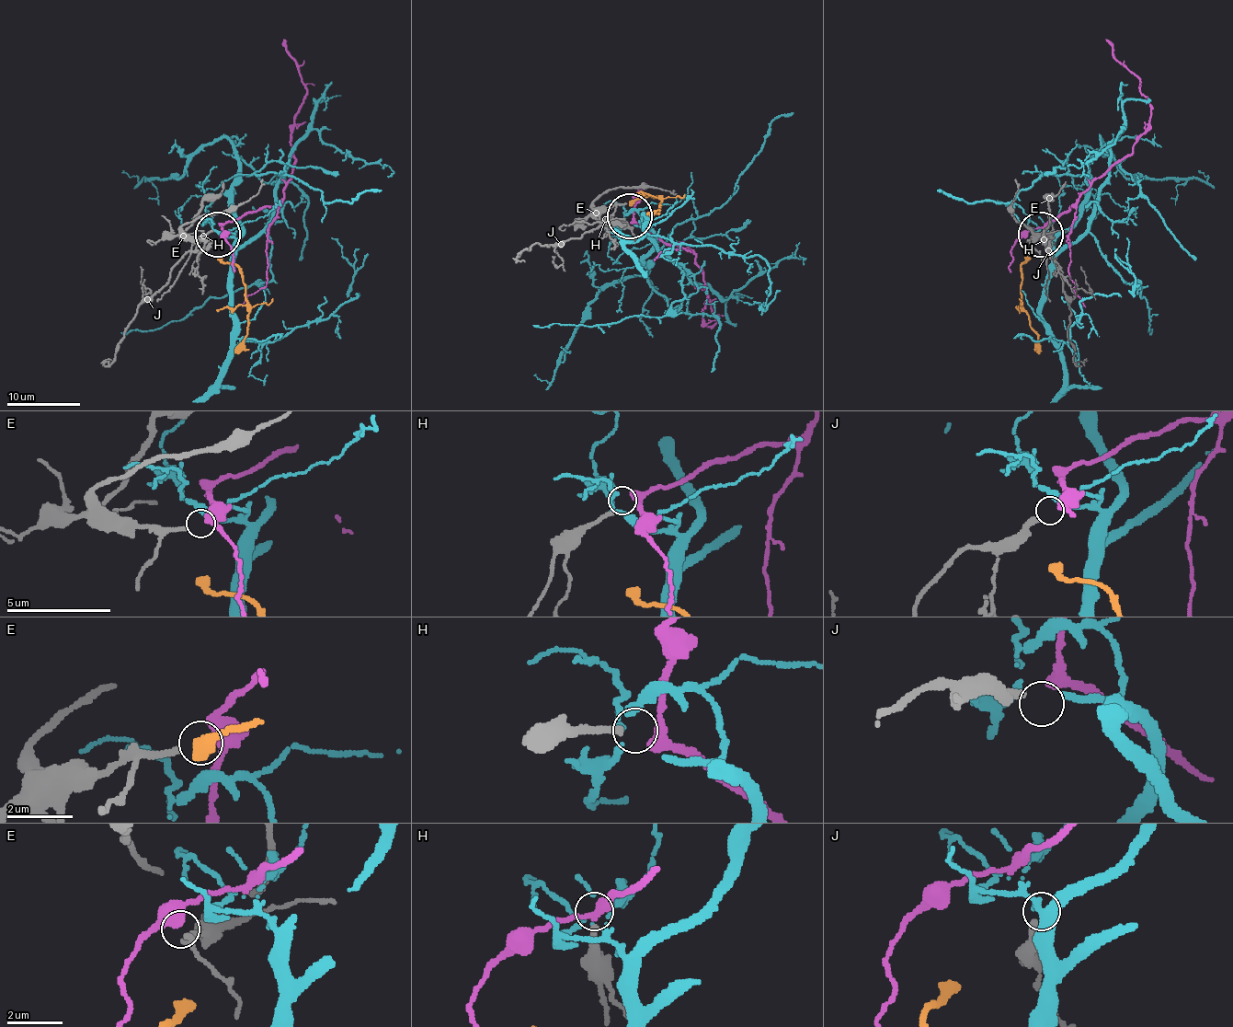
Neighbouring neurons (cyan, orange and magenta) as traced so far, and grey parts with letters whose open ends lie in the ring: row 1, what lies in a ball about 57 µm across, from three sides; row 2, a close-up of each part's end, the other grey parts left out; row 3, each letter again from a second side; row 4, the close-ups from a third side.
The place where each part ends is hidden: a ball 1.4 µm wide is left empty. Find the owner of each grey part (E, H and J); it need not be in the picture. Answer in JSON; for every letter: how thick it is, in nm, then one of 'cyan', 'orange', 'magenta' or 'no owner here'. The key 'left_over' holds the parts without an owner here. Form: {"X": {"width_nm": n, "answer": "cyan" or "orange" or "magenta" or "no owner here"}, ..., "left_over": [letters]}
{"E": {"width_nm": 190, "answer": "no owner here"}, "H": {"width_nm": 200, "answer": "magenta"}, "J": {"width_nm": 320, "answer": "cyan"}, "left_over": ["E"]}

